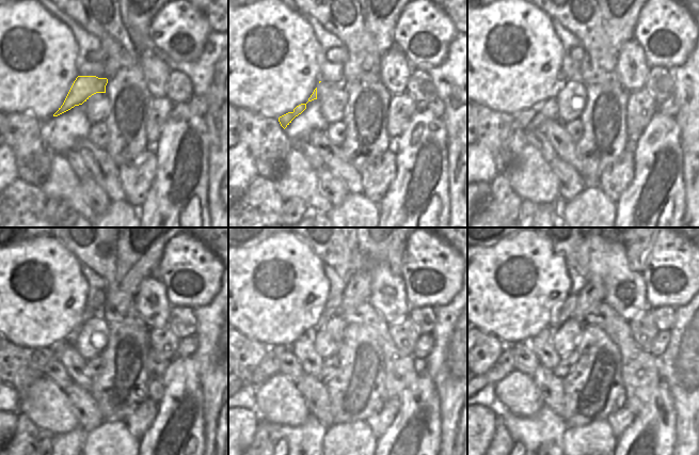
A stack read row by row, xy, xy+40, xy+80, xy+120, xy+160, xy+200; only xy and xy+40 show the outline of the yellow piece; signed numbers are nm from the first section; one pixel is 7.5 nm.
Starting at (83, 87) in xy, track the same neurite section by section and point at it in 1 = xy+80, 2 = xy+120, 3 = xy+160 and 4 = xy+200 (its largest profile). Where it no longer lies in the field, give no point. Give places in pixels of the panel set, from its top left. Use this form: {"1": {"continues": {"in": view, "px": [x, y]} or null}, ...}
{"1": {"continues": {"in": "xy+80", "px": [523, 118]}}, "2": {"continues": {"in": "xy+120", "px": [40, 357]}}, "3": {"continues": {"in": "xy+160", "px": [269, 365]}}, "4": {"continues": {"in": "xy+200", "px": [504, 365]}}}

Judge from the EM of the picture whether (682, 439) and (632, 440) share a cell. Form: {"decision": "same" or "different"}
{"decision": "different"}

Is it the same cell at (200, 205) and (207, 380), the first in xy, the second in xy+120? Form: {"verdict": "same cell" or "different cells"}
{"verdict": "different cells"}

